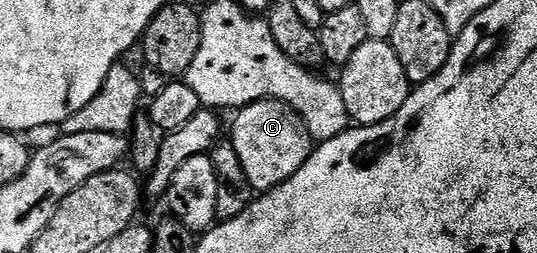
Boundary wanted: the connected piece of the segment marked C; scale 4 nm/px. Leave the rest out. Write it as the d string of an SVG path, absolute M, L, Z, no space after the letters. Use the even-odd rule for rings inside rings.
M263 99L241 108L235 115L230 142L253 190L263 193L277 187L292 177L312 155L313 137L304 119L288 103Z

